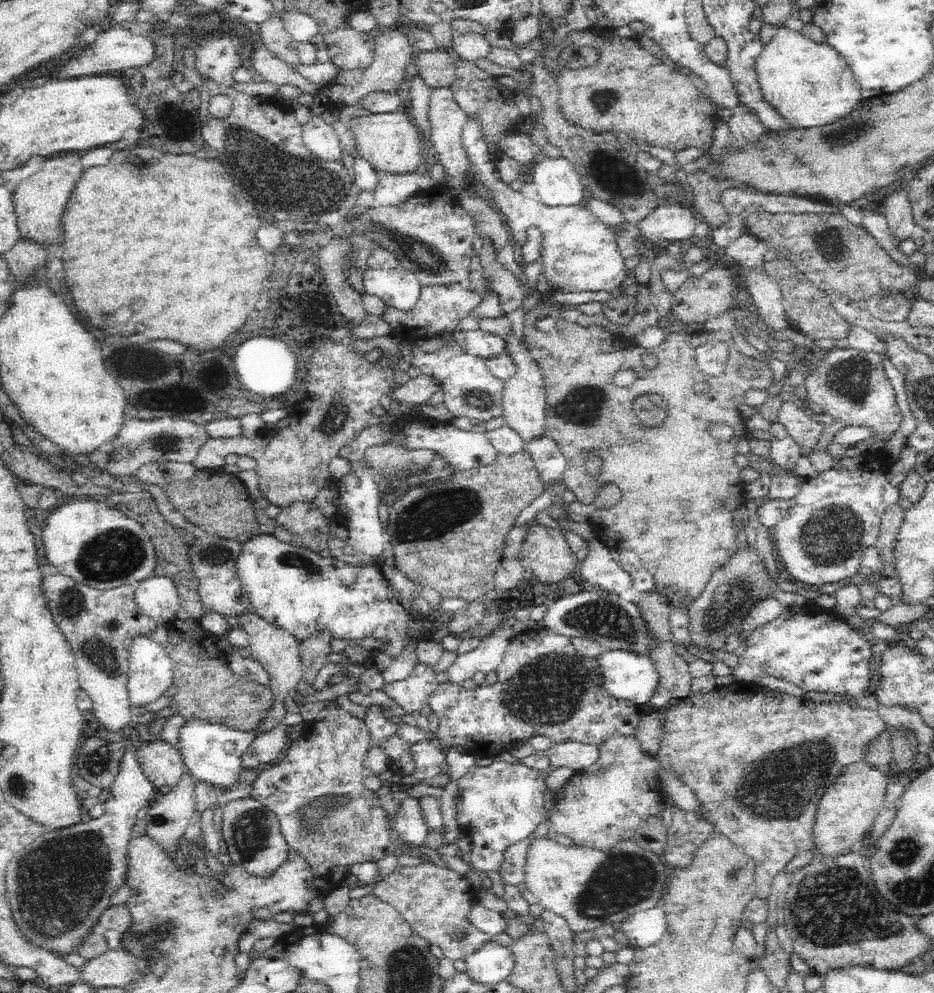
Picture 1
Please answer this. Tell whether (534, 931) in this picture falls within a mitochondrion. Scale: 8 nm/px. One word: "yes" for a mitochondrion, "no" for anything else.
no

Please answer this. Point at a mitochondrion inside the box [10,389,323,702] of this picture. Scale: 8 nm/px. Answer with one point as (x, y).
(114, 555)

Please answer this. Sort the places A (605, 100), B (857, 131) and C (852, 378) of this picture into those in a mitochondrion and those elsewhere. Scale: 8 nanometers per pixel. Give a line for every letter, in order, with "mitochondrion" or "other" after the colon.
A: mitochondrion
B: mitochondrion
C: mitochondrion

